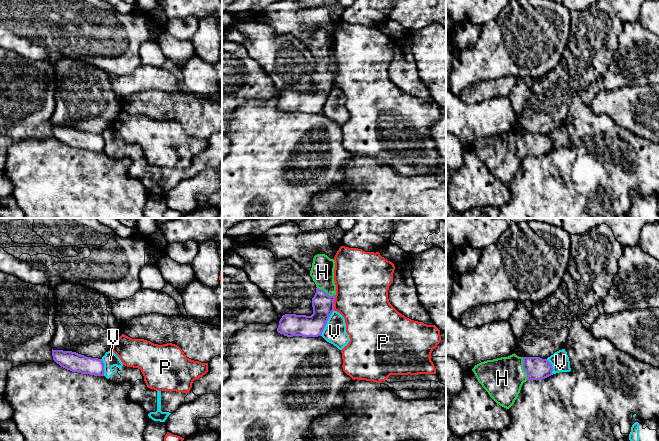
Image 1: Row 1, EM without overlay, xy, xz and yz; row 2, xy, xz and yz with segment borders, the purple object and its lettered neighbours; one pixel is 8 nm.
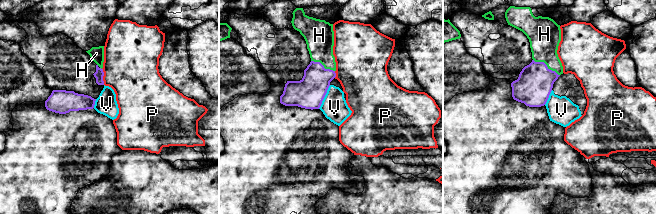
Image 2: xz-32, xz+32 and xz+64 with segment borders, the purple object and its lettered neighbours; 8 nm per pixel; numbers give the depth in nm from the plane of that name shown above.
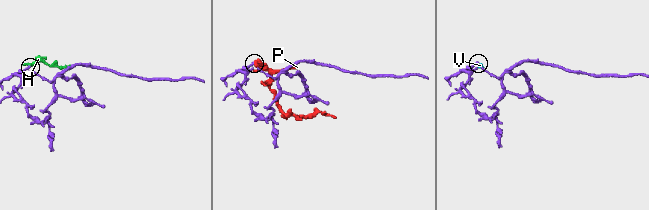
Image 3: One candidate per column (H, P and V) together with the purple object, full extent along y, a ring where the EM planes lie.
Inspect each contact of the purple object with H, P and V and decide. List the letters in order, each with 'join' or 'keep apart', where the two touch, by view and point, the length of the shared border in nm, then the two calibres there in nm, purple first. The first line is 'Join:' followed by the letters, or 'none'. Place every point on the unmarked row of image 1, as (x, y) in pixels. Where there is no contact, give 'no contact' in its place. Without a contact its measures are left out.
Join: H
H: join; meets purple in yz at (523, 144); contact 200 nm long; 180 nm thick on the purple side, 320 nm on the other
P: keep apart; meets purple in xz at (333, 79); contact 130 nm long; 180 nm thick on the purple side, 420 nm on the other
V: keep apart; meets purple in xz at (326, 99); contact 240 nm long; 180 nm thick on the purple side, 180 nm on the other

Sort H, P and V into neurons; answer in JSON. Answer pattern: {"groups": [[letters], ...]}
{"groups": [["H"], ["P"], ["V"]]}

